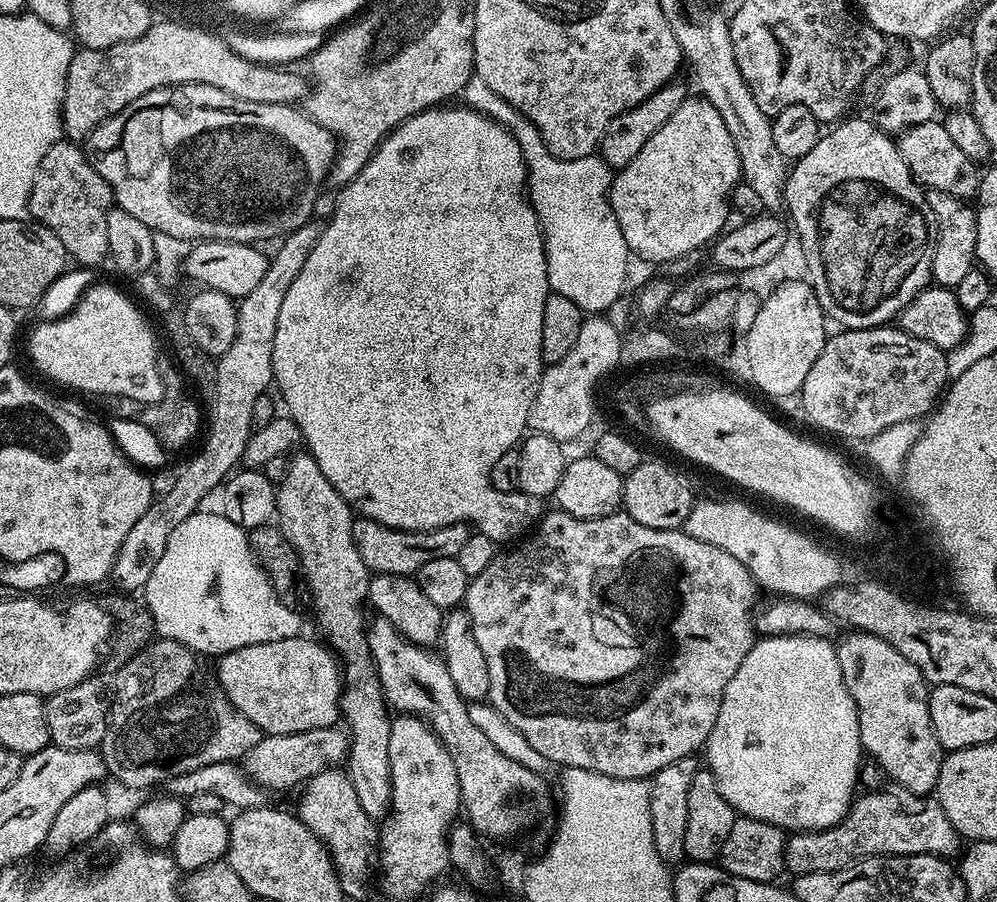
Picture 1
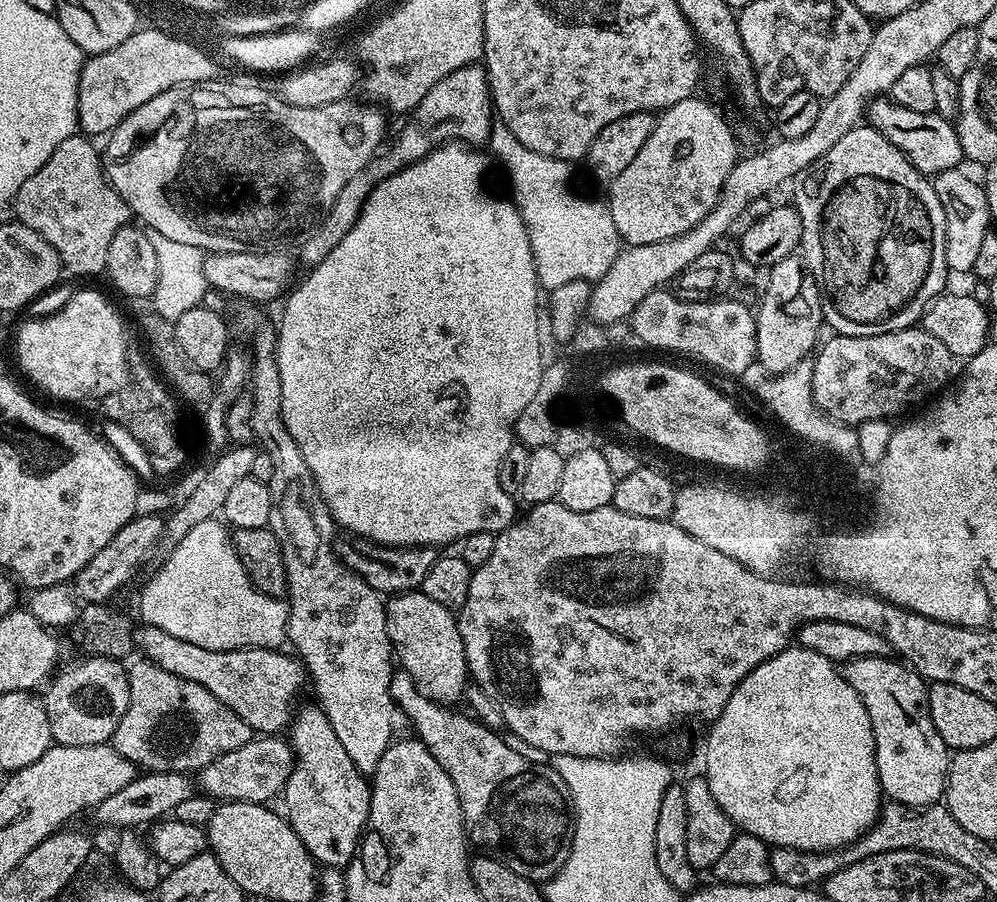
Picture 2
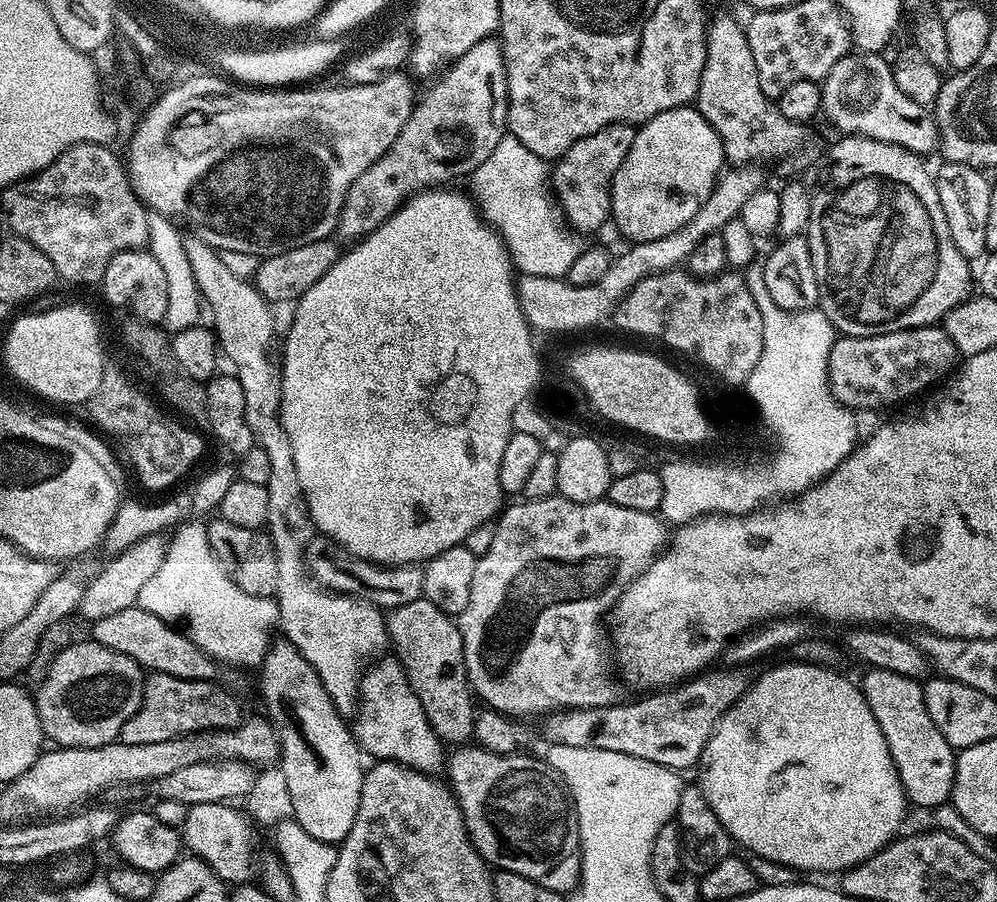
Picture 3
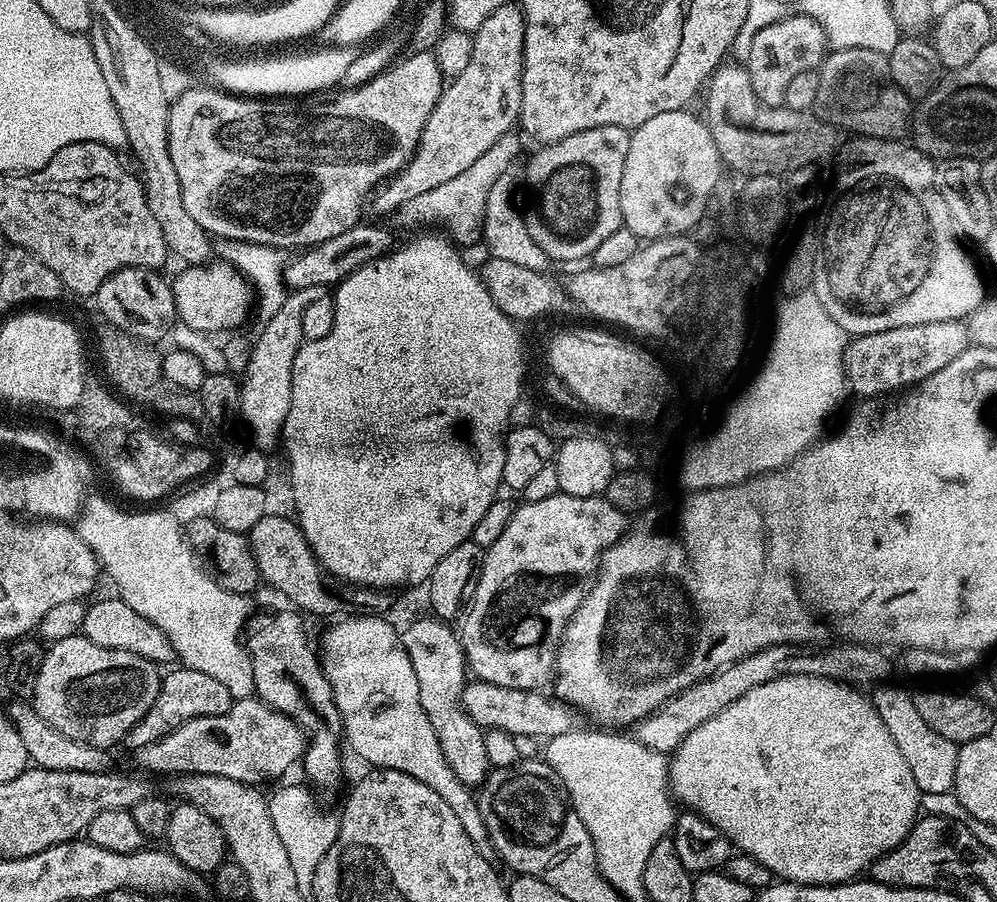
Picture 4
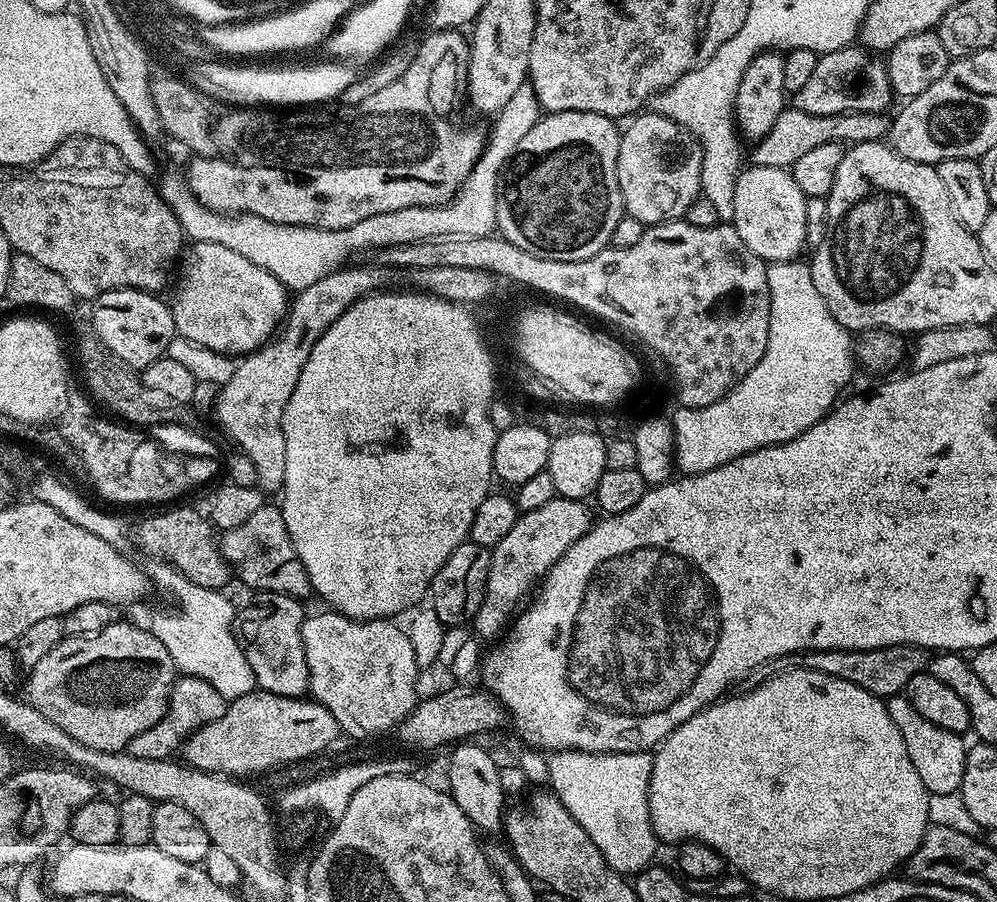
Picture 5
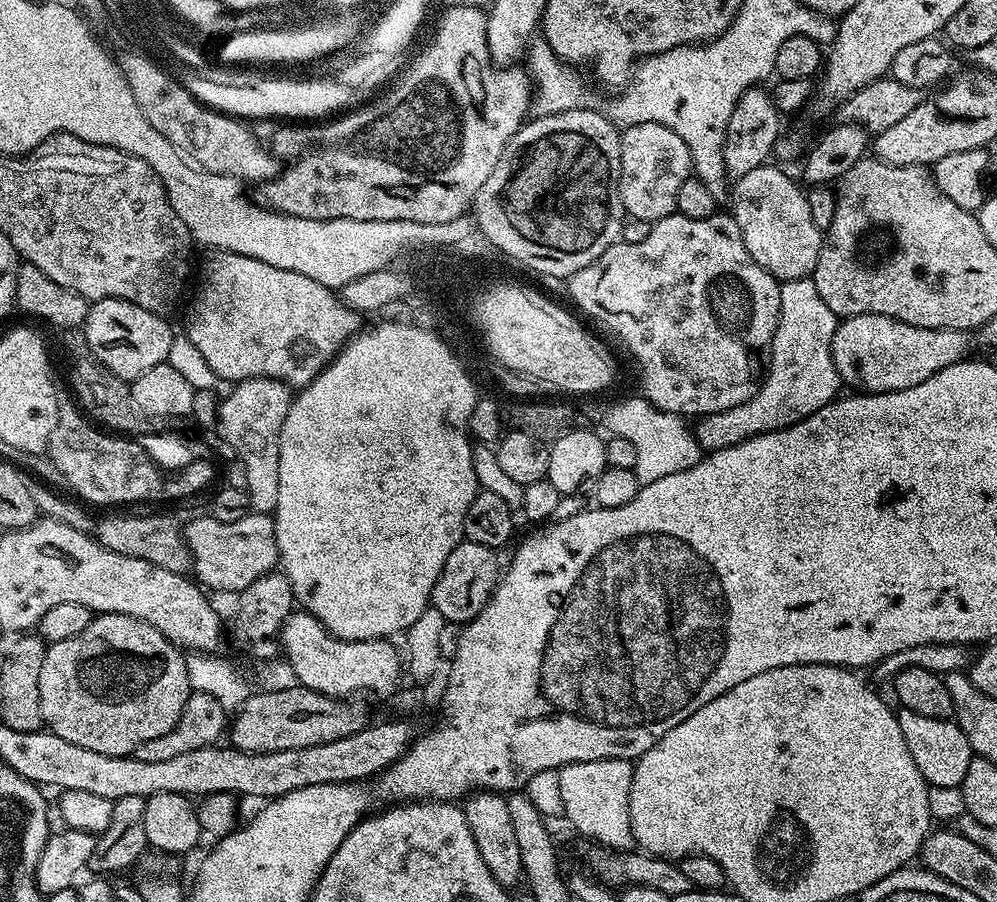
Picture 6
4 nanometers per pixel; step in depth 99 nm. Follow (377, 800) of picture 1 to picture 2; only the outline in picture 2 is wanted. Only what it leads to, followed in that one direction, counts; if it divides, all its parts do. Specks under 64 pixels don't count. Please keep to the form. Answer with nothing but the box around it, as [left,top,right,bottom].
[240,306,394,774]

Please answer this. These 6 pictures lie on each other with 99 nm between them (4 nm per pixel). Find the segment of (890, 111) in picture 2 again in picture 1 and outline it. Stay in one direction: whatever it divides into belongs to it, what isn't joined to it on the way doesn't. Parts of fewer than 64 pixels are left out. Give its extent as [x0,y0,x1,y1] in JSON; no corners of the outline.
[896,119,981,202]

